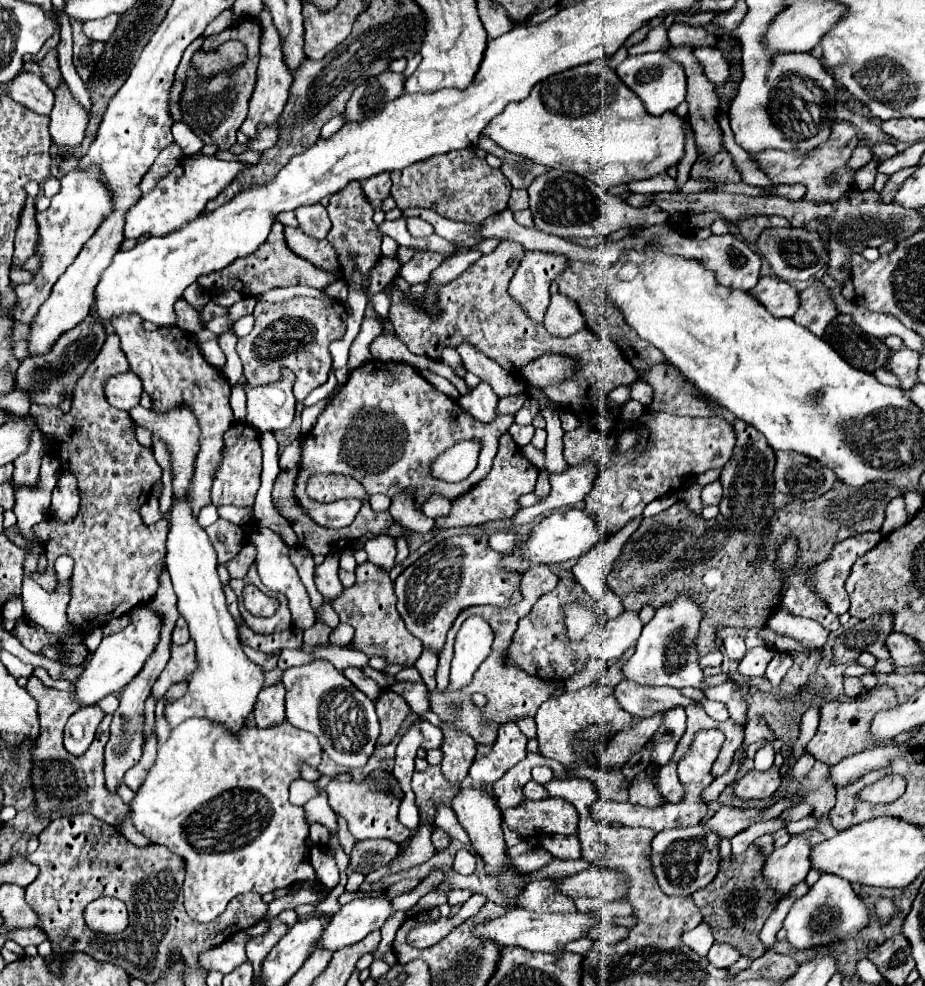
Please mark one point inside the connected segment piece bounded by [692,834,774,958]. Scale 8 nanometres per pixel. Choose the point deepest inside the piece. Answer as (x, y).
(735, 905)

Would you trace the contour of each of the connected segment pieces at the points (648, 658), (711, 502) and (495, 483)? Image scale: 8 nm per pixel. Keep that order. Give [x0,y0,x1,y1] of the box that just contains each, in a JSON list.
[[622,598,702,688],[702,480,722,506],[436,434,538,528]]

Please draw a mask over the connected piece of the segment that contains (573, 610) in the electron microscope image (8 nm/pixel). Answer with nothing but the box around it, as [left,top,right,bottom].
[564,604,596,640]

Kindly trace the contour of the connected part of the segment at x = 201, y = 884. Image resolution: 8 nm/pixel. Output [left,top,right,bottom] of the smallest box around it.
[130,718,340,922]

